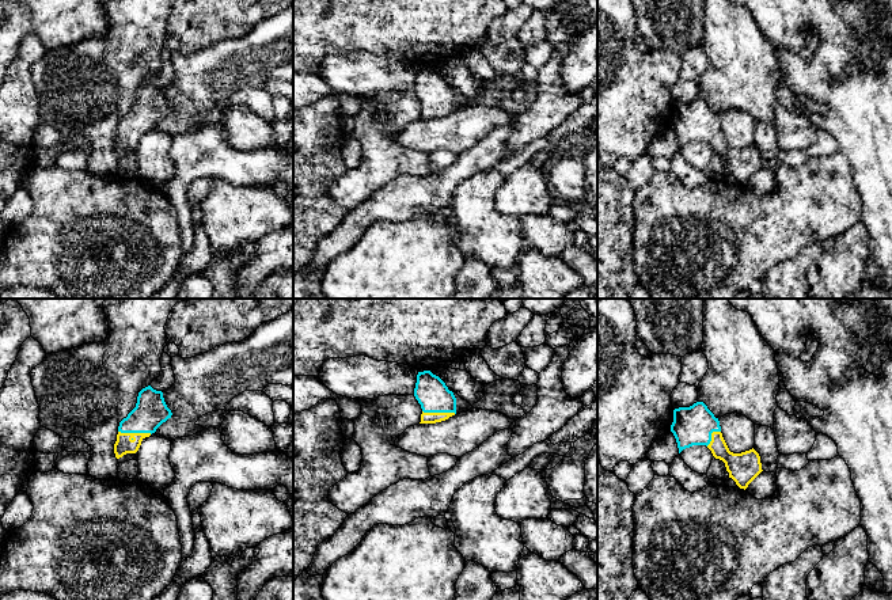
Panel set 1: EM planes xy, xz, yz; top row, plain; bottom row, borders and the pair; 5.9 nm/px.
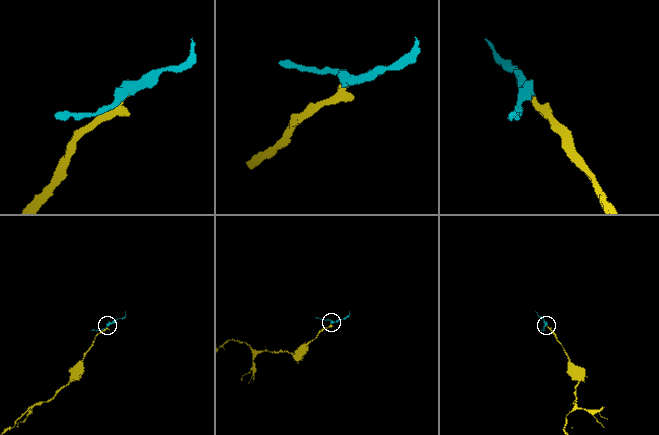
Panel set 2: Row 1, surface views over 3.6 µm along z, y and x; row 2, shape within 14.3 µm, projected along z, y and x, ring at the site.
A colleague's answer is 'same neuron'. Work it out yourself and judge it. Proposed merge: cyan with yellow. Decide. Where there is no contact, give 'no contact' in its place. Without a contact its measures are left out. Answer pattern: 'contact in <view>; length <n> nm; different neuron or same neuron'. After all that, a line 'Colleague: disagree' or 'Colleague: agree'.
contact in xy; length 200 nm; same neuron
Colleague: agree

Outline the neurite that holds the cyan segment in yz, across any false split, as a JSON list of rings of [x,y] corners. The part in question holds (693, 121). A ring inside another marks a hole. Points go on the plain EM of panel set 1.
[[[703,98],[675,105],[671,128],[676,134],[679,149],[692,141],[706,141],[716,155],[725,159],[729,174],[740,185],[745,186],[763,167],[760,152],[754,144],[741,149],[729,147],[722,133],[718,114]]]

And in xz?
[[[430,67],[418,68],[414,92],[421,100],[420,119],[436,119],[456,110],[456,94]]]

